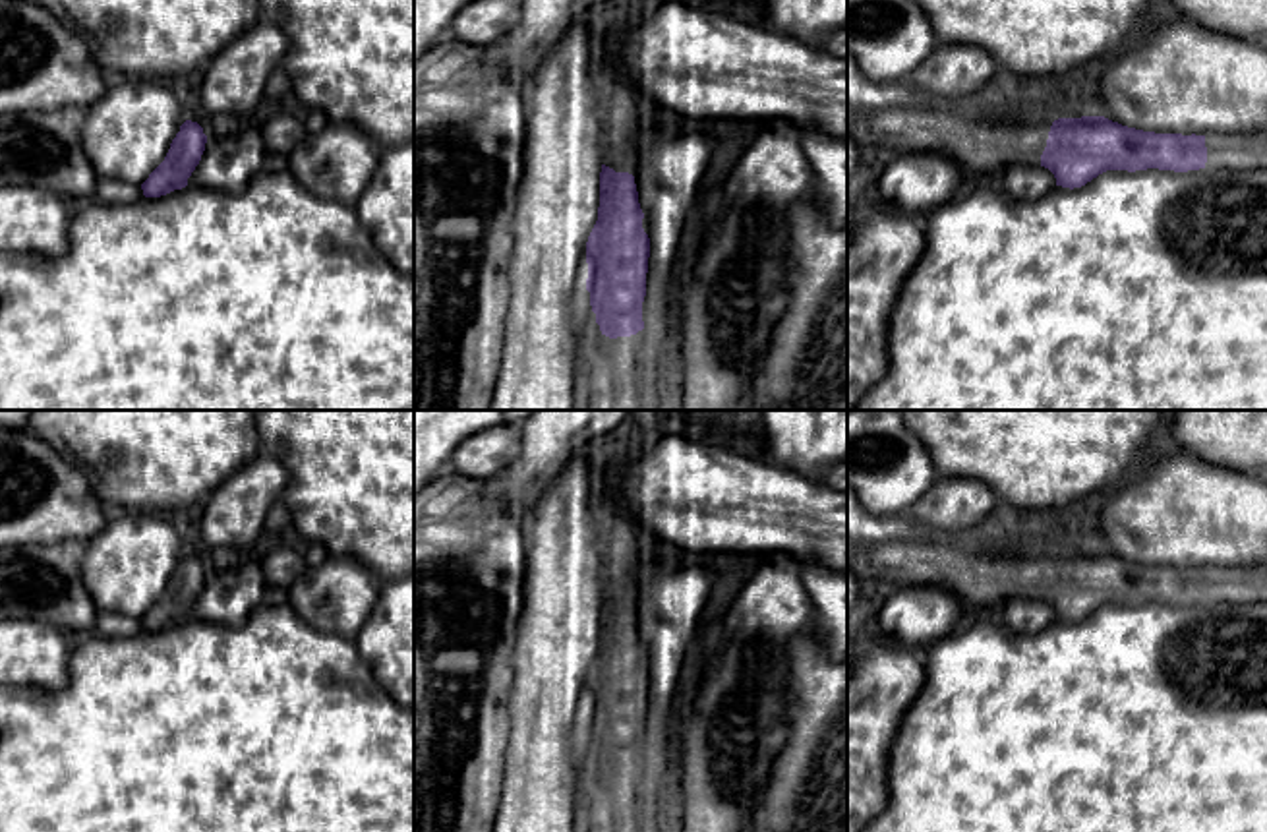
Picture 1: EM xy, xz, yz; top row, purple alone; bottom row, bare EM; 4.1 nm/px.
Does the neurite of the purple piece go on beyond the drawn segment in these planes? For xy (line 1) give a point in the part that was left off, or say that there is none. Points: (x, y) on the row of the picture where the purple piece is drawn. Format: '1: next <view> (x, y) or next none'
1: next none

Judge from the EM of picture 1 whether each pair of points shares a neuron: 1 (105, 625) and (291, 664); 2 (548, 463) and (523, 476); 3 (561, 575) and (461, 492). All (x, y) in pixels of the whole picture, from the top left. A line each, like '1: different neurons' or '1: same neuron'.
1: different neurons
2: same neuron
3: different neurons

